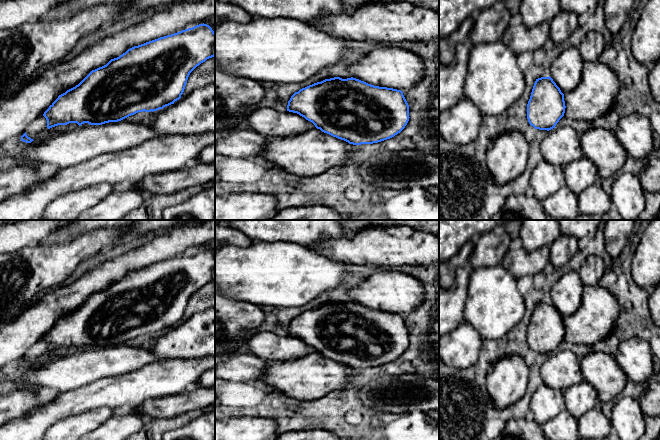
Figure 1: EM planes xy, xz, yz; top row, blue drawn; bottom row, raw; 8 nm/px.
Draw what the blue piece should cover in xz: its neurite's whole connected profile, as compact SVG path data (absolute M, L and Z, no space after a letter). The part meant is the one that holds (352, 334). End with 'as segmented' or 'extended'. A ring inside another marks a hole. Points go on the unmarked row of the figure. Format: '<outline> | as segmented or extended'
M334 301L295 316L287 335L312 346L317 353L349 368L373 368L400 357L409 345L409 329L401 314L379 311L356 302Z | as segmented

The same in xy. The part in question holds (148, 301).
M204 247L134 270L106 289L92 294L78 309L59 319L43 338L47 344L47 352L69 347L77 347L79 350L84 347L102 349L121 345L138 336L163 333L181 322L190 297L214 280L215 256Z | as segmented

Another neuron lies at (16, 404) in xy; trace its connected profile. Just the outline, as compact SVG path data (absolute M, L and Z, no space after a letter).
M27 390L0 395L0 426L24 416L41 403L44 401L39 399L38 394Z

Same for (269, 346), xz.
M272 332L256 333L247 339L249 353L267 361L295 359L316 352L297 337Z

